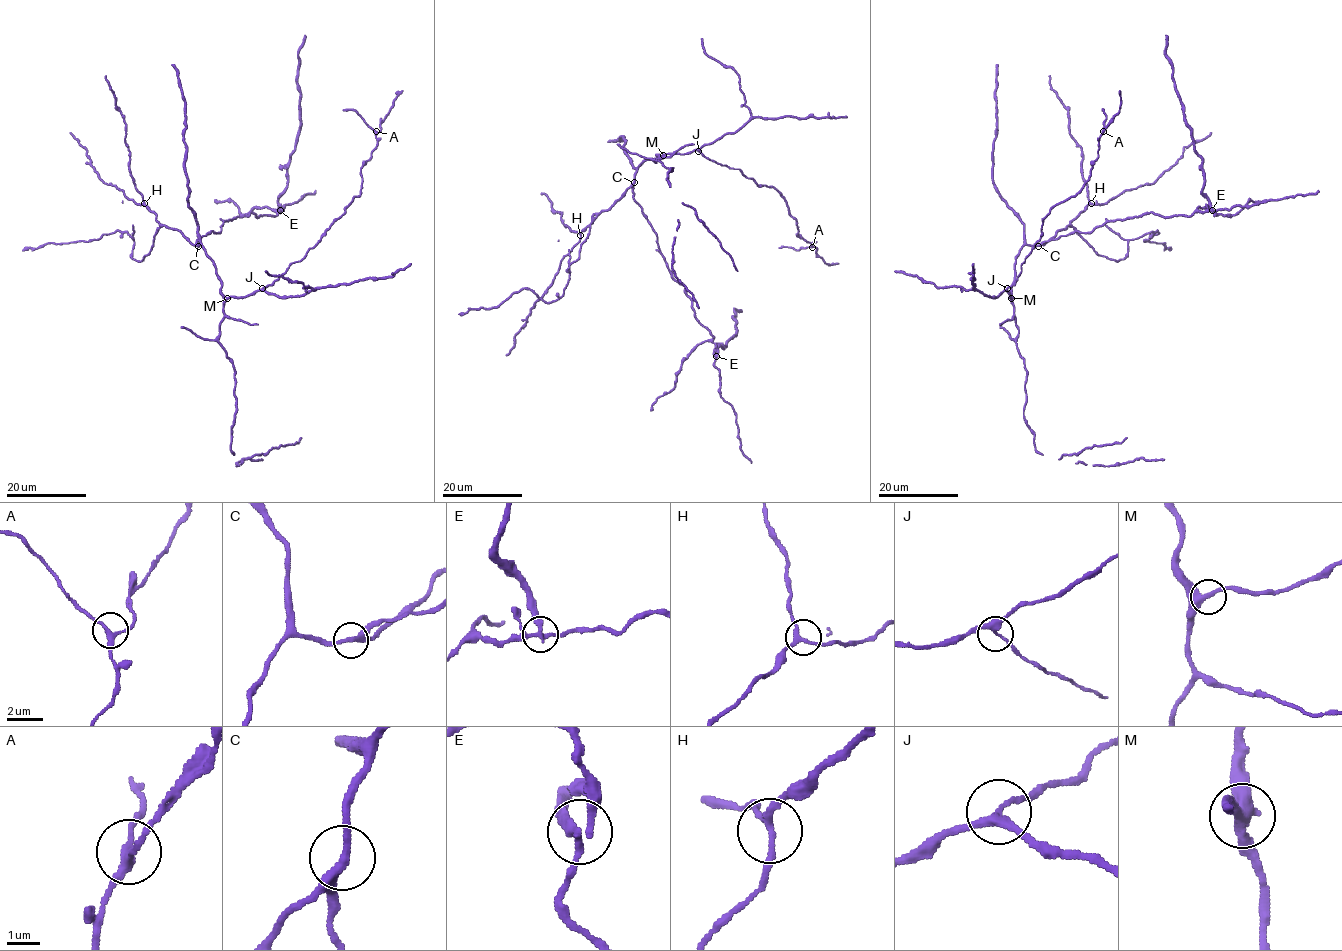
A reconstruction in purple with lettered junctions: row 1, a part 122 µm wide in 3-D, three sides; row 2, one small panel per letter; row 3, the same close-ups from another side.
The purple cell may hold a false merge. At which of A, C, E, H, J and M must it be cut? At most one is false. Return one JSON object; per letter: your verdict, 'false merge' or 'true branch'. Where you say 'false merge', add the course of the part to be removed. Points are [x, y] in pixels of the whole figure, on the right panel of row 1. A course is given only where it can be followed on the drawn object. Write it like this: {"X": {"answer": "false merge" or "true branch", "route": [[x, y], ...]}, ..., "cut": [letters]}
{"A": {"answer": "true branch"}, "C": {"answer": "true branch"}, "E": {"answer": "false merge", "route": [[1212, 210], [1202, 192], [1202, 158], [1194, 148], [1184, 105], [1175, 88], [1172, 64], [1166, 55], [1165, 35]]}, "H": {"answer": "true branch"}, "J": {"answer": "true branch"}, "M": {"answer": "true branch"}, "cut": ["E"]}

